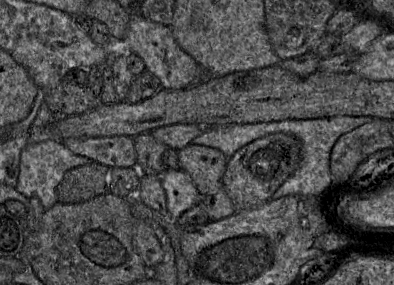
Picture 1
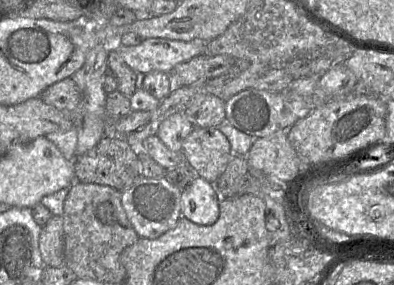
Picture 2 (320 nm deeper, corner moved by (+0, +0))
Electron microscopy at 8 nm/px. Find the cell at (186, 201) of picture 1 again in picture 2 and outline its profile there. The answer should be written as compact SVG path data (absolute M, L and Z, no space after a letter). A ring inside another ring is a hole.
M201 177L181 191L182 217L198 225L210 226L217 221L219 203L220 195L215 185Z

